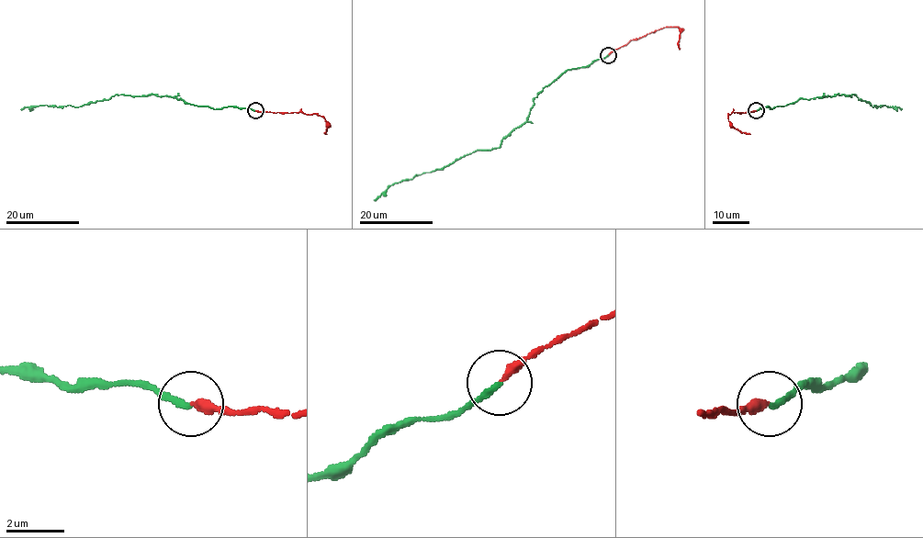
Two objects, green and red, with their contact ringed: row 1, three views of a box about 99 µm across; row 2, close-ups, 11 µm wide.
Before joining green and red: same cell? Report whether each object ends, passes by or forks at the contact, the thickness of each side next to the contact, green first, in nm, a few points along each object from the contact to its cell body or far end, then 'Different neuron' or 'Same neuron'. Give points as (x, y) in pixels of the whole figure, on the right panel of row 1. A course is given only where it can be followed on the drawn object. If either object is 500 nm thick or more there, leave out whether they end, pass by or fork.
At the ring green ends. At the ring red ends. Thickness 220 nm (green) against 300 nm. Course of green: (756, 110), (794, 104), (802, 98), (840, 95), (855, 95), (872, 106), (883, 105), (901, 109). Course of red: (756, 110), (728, 114), (729, 122), (736, 128), (750, 134). Same neuron

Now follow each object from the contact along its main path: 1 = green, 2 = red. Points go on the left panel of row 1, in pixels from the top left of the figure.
1: (255, 110), (213, 109), (150, 95), (115, 95), (79, 106), (20, 109)
2: (255, 110), (318, 114), (324, 117), (327, 134)

